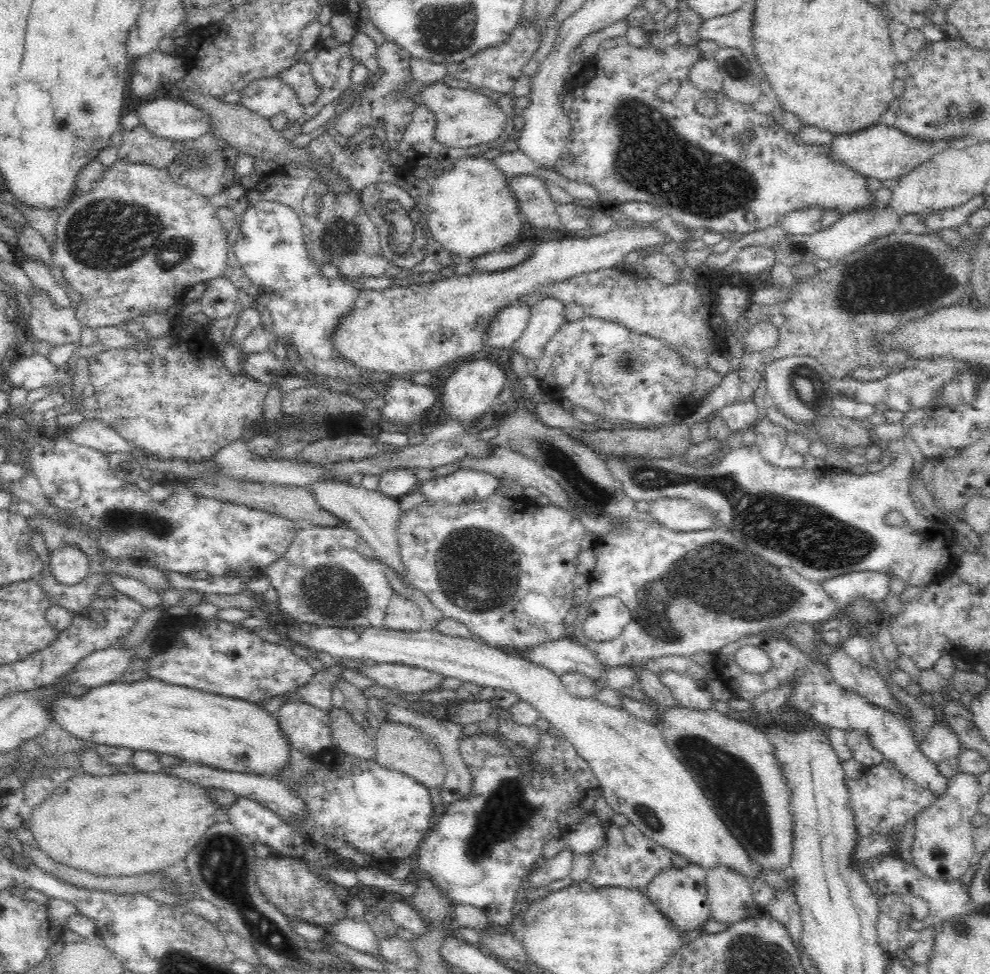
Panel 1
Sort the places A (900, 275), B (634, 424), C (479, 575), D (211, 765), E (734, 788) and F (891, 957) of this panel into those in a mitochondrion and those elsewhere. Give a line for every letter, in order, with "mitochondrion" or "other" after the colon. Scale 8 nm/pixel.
A: mitochondrion
B: other
C: mitochondrion
D: other
E: mitochondrion
F: other

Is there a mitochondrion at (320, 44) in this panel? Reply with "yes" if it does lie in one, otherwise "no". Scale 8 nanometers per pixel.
no

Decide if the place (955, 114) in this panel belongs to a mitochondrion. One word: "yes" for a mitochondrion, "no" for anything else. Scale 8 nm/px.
yes

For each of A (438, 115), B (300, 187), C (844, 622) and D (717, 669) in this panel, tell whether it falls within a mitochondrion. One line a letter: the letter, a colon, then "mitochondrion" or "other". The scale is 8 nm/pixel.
A: other
B: other
C: other
D: other

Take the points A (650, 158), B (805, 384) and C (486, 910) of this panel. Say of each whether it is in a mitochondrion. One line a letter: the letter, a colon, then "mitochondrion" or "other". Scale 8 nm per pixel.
A: mitochondrion
B: mitochondrion
C: other

